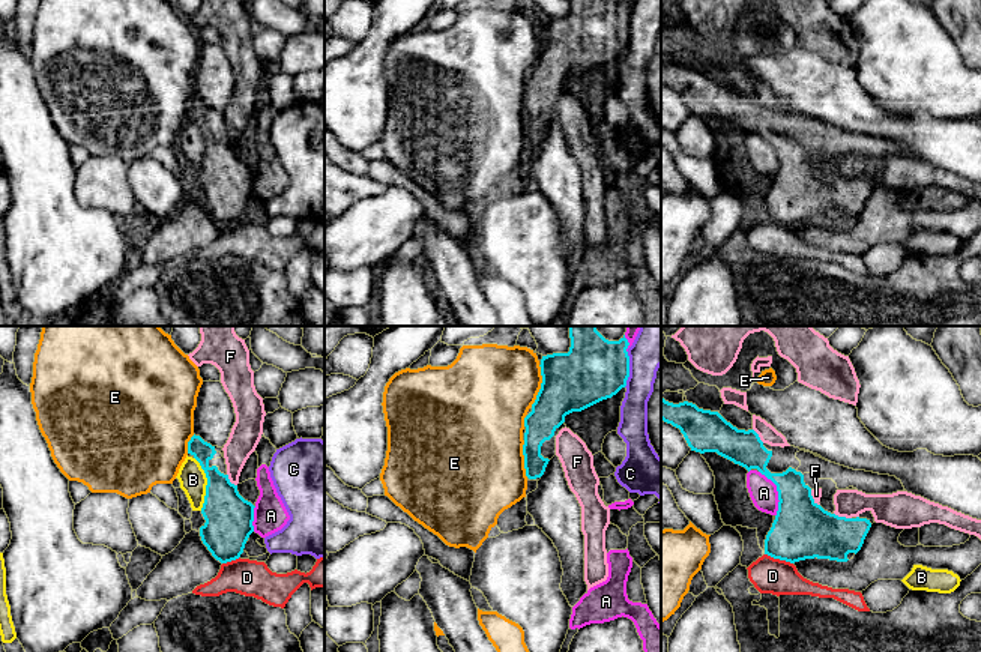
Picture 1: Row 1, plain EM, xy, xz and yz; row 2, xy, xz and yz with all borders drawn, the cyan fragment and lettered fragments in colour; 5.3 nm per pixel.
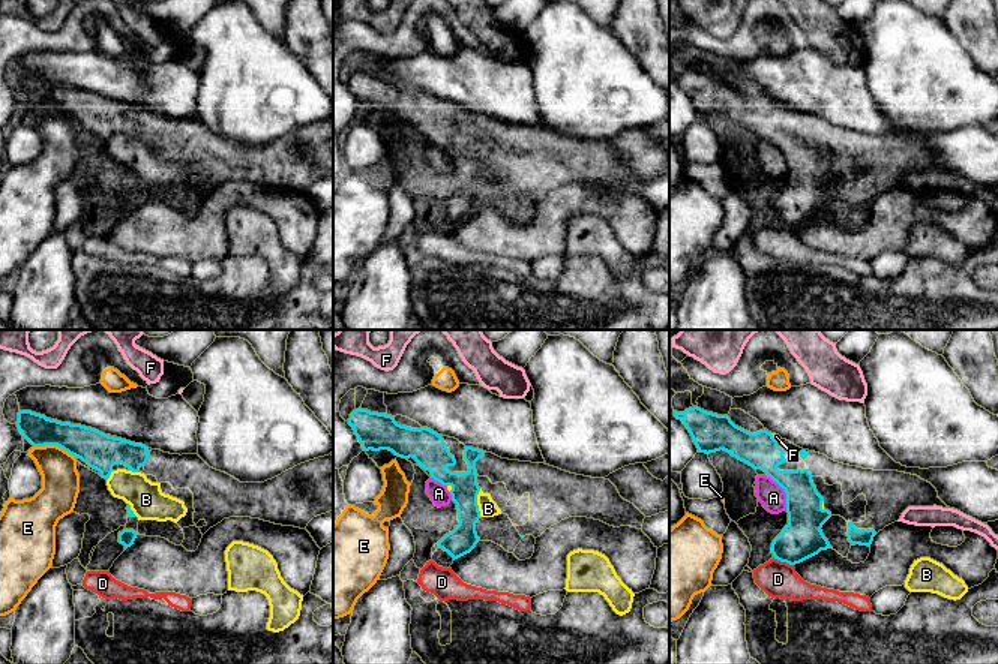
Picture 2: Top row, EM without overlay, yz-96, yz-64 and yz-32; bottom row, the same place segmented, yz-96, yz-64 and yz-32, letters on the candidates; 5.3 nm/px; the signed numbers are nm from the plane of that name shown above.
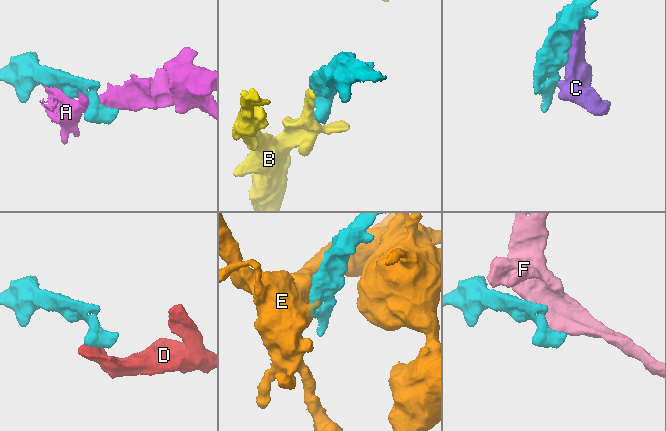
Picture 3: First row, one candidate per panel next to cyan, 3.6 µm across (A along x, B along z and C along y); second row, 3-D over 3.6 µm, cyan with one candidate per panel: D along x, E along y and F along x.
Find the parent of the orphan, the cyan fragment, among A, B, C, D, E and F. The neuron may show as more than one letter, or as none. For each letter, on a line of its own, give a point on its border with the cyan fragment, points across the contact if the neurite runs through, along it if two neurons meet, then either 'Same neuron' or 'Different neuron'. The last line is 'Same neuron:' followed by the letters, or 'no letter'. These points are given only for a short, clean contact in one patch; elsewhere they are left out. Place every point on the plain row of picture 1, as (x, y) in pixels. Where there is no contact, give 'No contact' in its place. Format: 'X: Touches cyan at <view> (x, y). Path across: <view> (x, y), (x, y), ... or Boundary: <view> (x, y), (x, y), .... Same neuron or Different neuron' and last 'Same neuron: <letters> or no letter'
A: Touches cyan at yz (778, 156). Different neuron
B: Touches cyan at xy (208, 147). Boundary: xy (194, 120), (206, 141), (206, 158), (202, 173). Different neuron
C: Touches cyan at xz (628, 33). Different neuron
D: Touches cyan at yz (778, 221). Boundary: yz (765, 217), (792, 227). Different neuron
E: Touches cyan at xz (541, 50). Different neuron
F: Touches cyan at yz (843, 181). Different neuron
Same neuron: no letter

